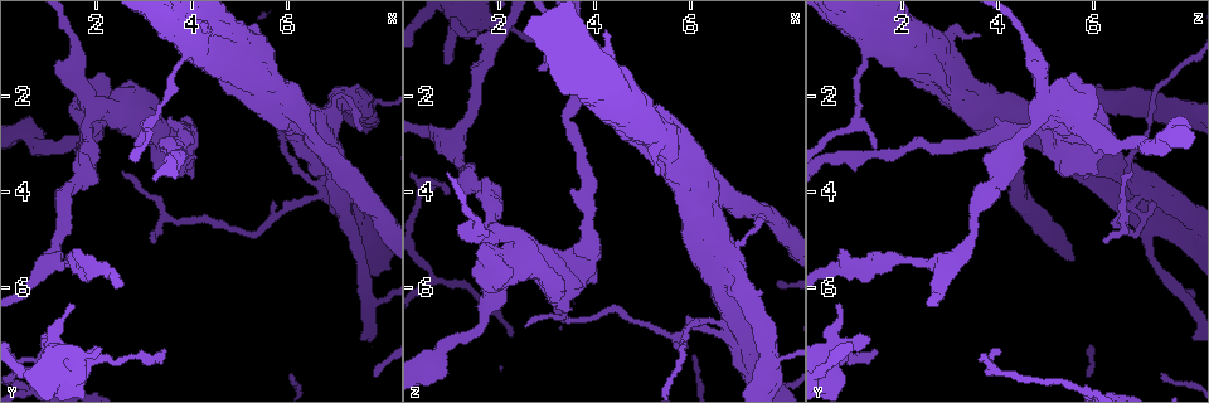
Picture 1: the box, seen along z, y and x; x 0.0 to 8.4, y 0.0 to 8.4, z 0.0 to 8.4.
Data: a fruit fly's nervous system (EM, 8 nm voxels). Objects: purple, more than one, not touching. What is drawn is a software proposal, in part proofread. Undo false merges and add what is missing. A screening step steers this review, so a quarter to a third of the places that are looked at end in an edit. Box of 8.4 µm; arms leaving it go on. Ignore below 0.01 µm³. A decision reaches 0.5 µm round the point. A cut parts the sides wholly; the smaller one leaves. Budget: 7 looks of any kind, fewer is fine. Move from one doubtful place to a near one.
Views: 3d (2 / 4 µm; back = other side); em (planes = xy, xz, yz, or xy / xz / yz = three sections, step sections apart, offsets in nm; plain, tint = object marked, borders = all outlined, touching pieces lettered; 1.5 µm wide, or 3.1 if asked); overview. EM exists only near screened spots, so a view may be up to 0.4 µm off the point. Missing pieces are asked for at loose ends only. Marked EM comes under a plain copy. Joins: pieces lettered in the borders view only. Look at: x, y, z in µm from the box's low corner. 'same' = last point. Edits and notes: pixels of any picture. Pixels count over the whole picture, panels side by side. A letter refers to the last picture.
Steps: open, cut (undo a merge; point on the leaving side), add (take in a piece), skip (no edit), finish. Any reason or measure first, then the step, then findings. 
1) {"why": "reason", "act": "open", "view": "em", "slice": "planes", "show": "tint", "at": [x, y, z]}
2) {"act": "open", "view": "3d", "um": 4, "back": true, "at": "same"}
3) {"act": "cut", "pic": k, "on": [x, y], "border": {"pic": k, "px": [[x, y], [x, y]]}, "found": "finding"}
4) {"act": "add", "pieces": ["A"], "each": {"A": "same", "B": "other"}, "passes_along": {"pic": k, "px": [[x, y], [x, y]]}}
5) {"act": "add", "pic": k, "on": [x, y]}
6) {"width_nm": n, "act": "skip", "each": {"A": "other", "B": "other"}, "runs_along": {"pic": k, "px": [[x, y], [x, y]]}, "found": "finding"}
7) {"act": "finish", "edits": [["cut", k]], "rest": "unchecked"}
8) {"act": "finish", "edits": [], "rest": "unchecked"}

{"why": "free end", "act": "open", "view": "em", "slice": "planes", "show": "borders", "at": [6.90, 3.80, 5.70]}

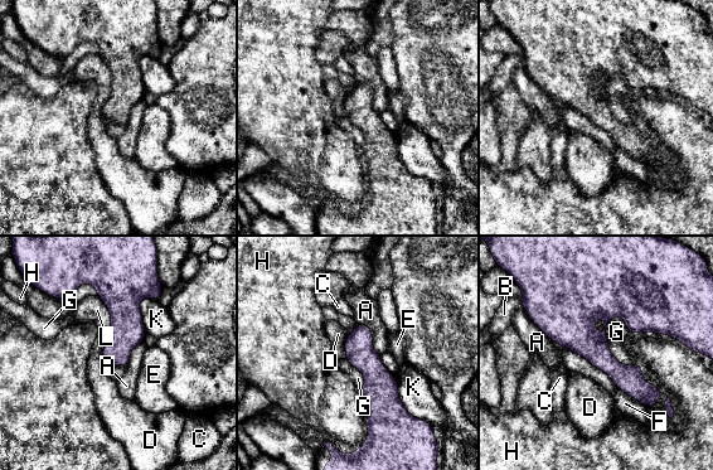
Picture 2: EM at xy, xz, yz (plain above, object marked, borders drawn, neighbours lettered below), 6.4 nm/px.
{"act": "skip", "each": {"A": "other", "B": "other", "C": "other", "D": "other", "E": "other", "F": "other", "G": "other", "H": "other", "K": "other", "L": "other"}, "border": {"pic": 2, "px": [[358, 323], [369, 328], [379, 354]]}, "found": "no lettered piece goes on from it"}

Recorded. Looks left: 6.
{"why": "branch stops here", "act": "open", "view": "em", "slice": "planes", "show": "borders", "at": [0.90, 7.35, 4.10]}

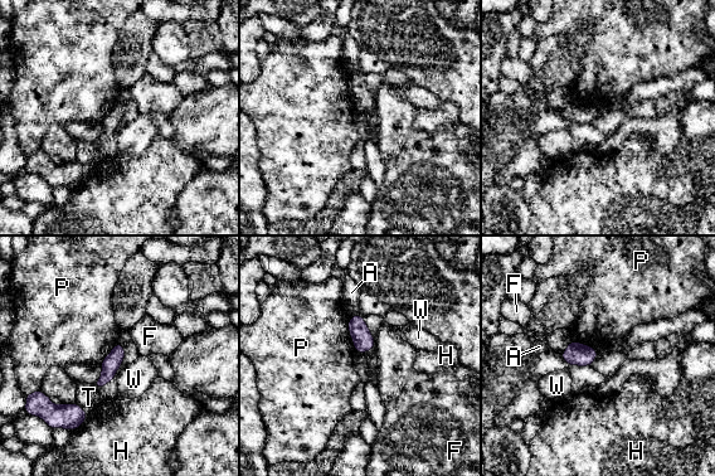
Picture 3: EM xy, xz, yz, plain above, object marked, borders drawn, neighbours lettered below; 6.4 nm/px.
{"act": "skip", "each": {"A": "other", "F": "other", "H": "other", "P": "other", "T": "other", "W": "other"}, "border": {"pic": 3, "px": [[349, 316], [349, 335], [356, 351]]}, "found": "no lettered piece goes on from it"}

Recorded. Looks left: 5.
{"why": "free end", "act": "open", "view": "3d", "um": 4, "at": [0.85, 7.00, 1.30]}

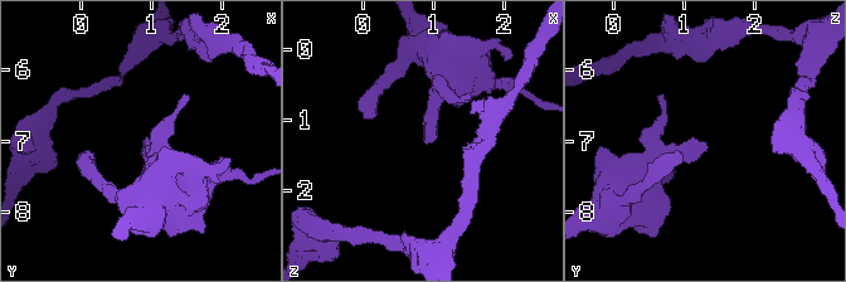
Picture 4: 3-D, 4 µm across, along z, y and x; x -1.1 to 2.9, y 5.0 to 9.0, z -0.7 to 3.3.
{"act": "open", "view": "em", "slice": "planes", "show": "tint", "at": [0.90, 7.05, 1.35]}

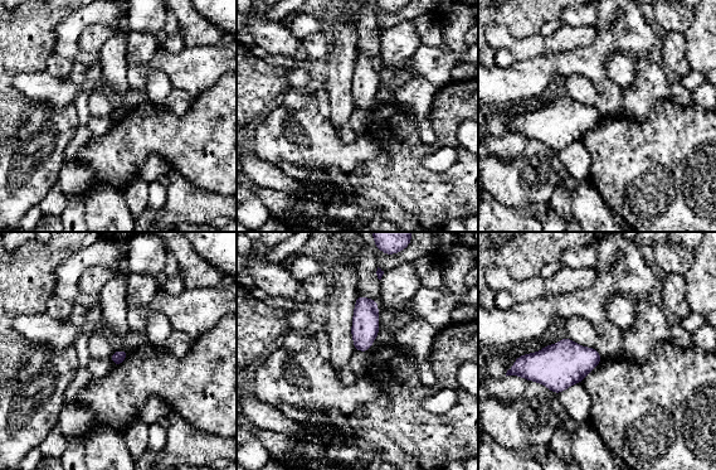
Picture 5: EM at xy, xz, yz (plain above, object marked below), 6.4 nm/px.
{"act": "open", "view": "em", "slice": "planes", "show": "borders", "at": "same"}

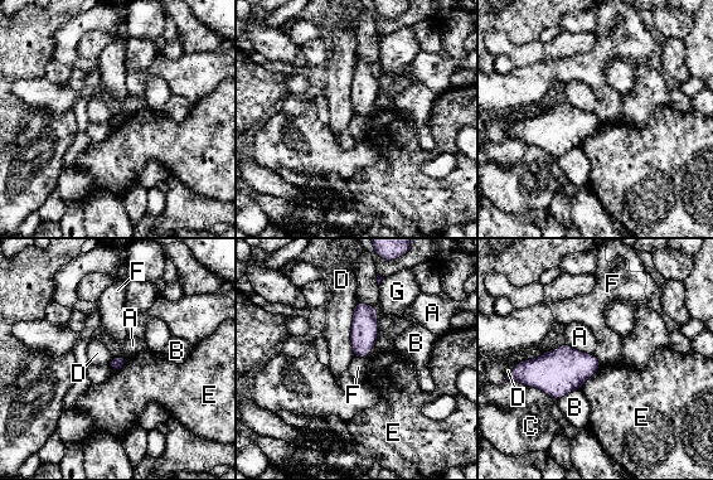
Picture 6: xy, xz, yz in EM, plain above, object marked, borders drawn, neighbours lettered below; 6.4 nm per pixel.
{"act": "skip", "each": {"A": "other", "B": "other", "C": "other", "D": "other", "E": "other", "F": "other", "G": "other"}, "border": {"pic": 6, "px": [[354, 355], [368, 358]]}, "found": "none of them fits"}

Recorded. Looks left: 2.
{"act": "finish", "edits": [], "rest": "unchecked"}

